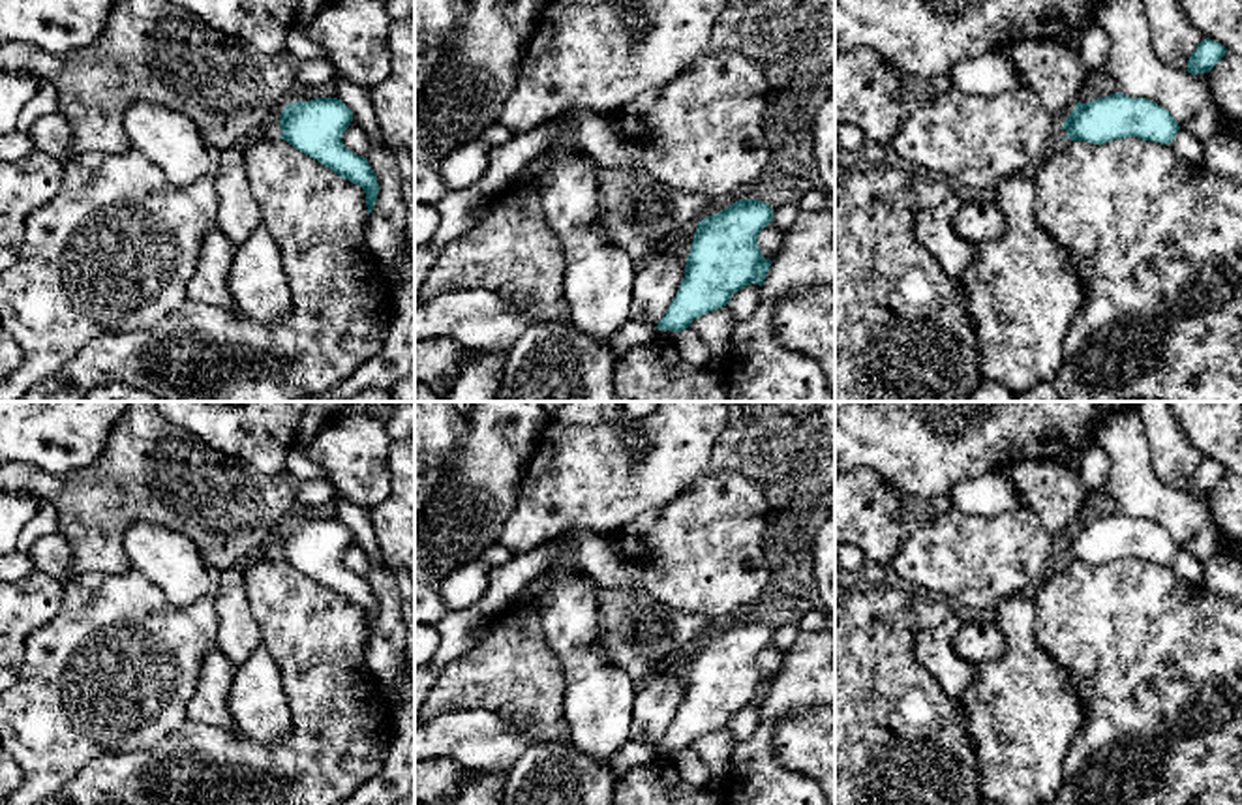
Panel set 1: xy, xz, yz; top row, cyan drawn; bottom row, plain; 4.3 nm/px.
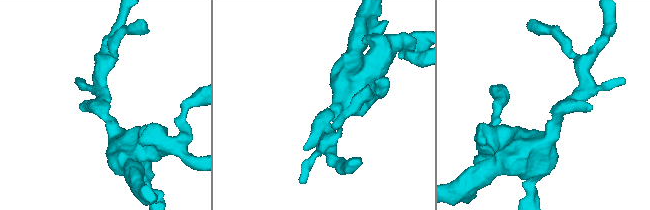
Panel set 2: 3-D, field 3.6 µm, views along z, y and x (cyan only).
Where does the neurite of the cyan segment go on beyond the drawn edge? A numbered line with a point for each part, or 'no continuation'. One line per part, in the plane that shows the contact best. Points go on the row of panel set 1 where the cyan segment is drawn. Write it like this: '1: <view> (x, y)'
no continuation

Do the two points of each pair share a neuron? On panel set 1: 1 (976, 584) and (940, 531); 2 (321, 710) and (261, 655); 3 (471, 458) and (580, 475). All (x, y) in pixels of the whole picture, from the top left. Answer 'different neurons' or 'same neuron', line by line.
1: same neuron
2: different neurons
3: different neurons

